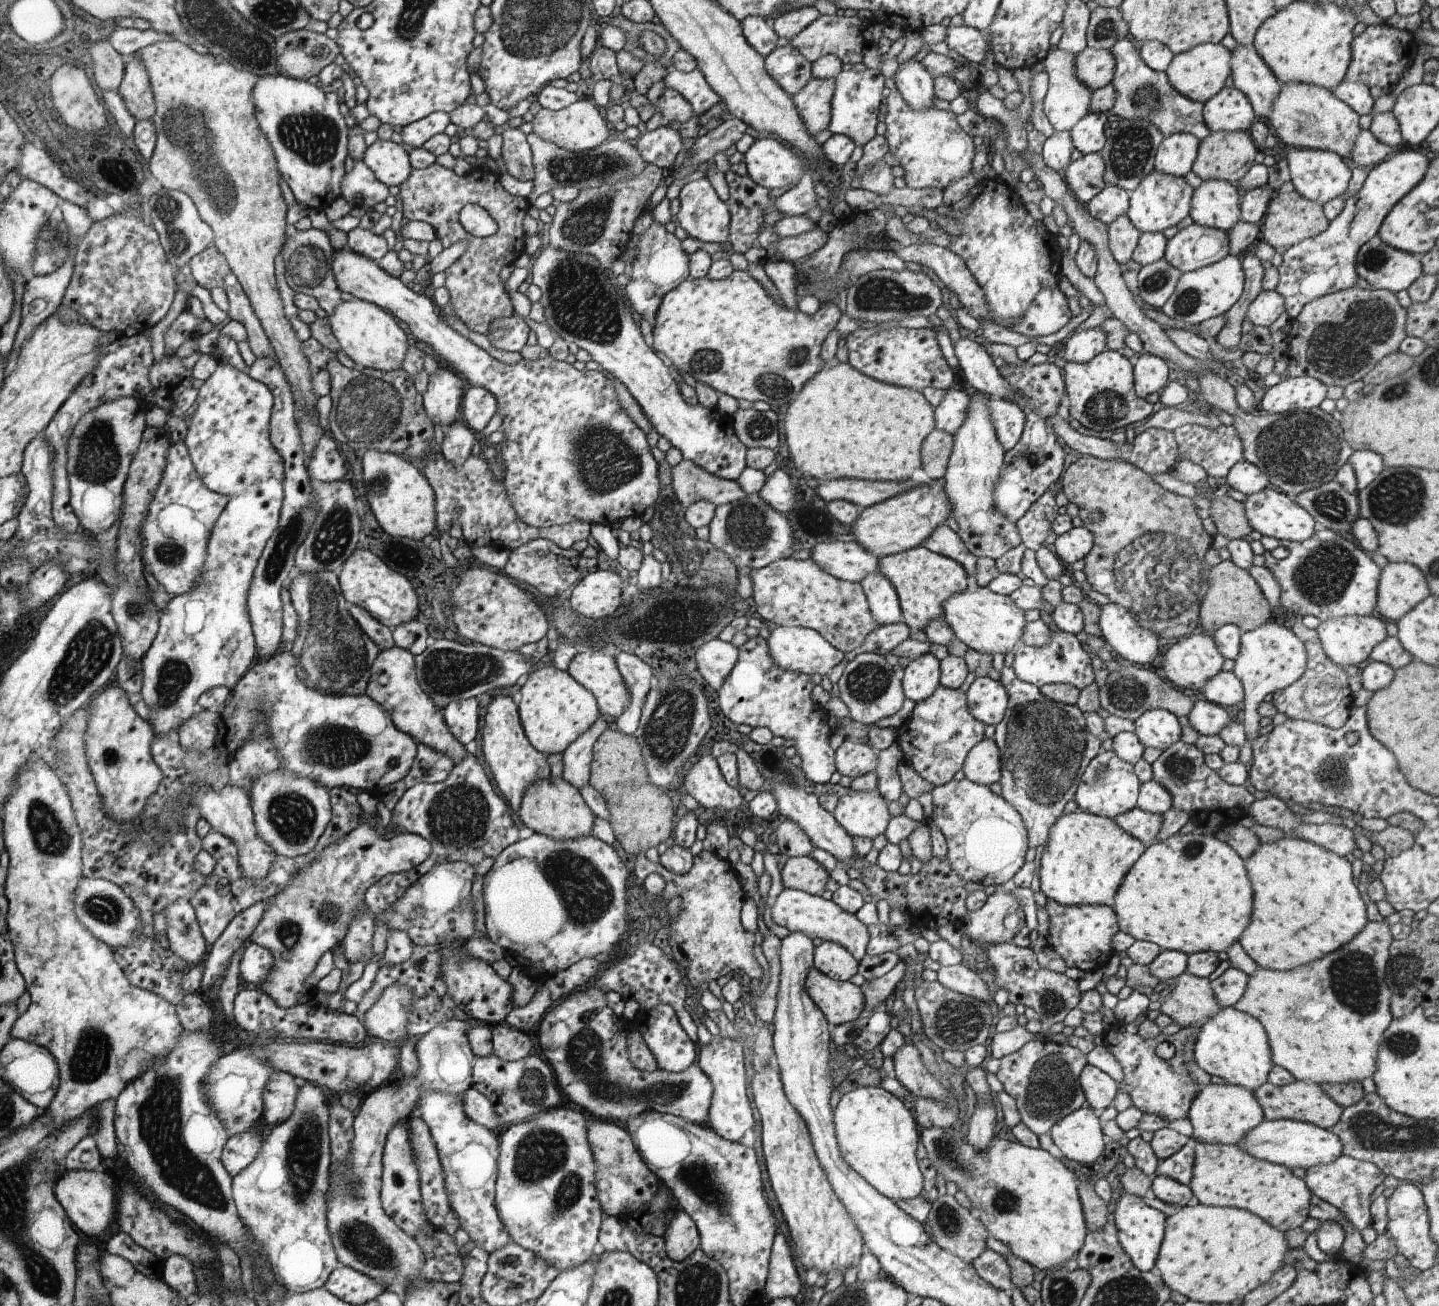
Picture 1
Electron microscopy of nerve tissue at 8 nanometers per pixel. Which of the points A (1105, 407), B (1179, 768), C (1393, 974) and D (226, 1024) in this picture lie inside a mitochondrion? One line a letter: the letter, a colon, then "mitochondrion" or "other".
A: mitochondrion
B: mitochondrion
C: mitochondrion
D: other

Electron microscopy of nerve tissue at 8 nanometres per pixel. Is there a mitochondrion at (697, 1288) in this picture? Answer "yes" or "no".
yes

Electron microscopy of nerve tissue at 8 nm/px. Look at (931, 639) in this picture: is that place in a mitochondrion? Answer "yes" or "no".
no

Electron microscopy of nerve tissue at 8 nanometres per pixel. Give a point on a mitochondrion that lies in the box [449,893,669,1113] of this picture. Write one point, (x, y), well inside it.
(516, 1091)

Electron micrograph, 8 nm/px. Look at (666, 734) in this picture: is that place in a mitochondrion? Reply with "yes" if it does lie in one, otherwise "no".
yes

